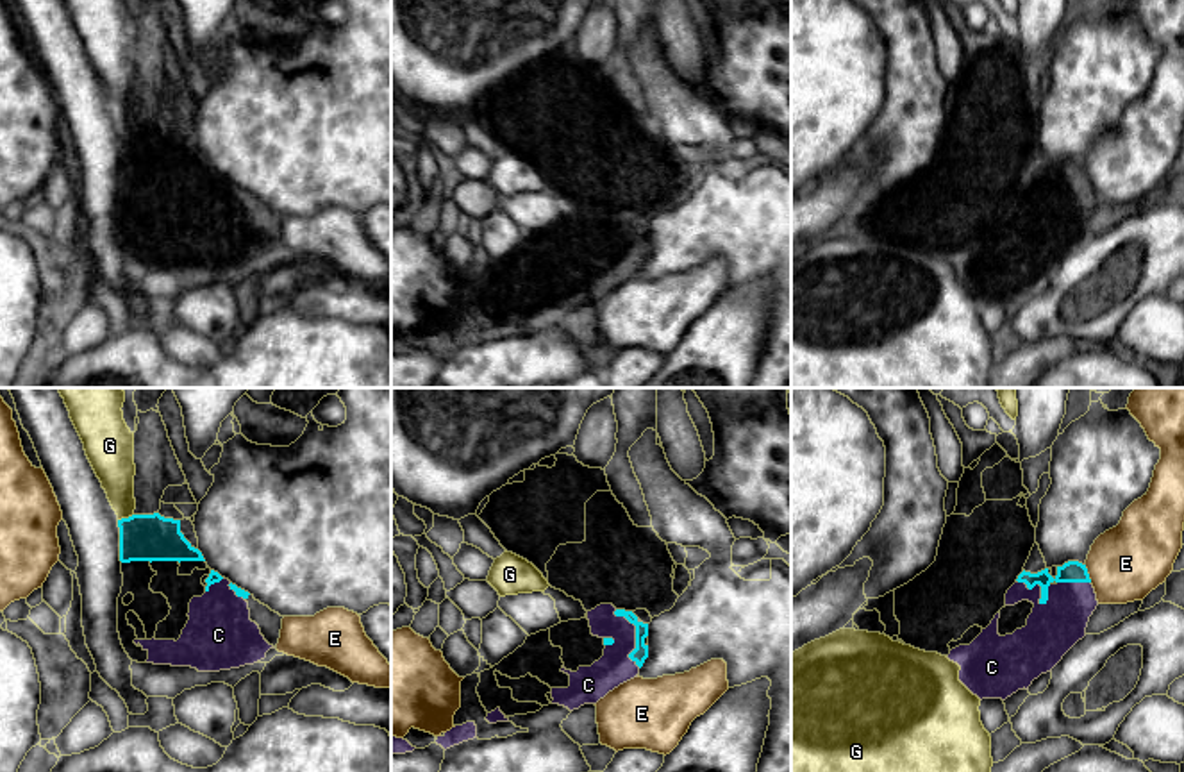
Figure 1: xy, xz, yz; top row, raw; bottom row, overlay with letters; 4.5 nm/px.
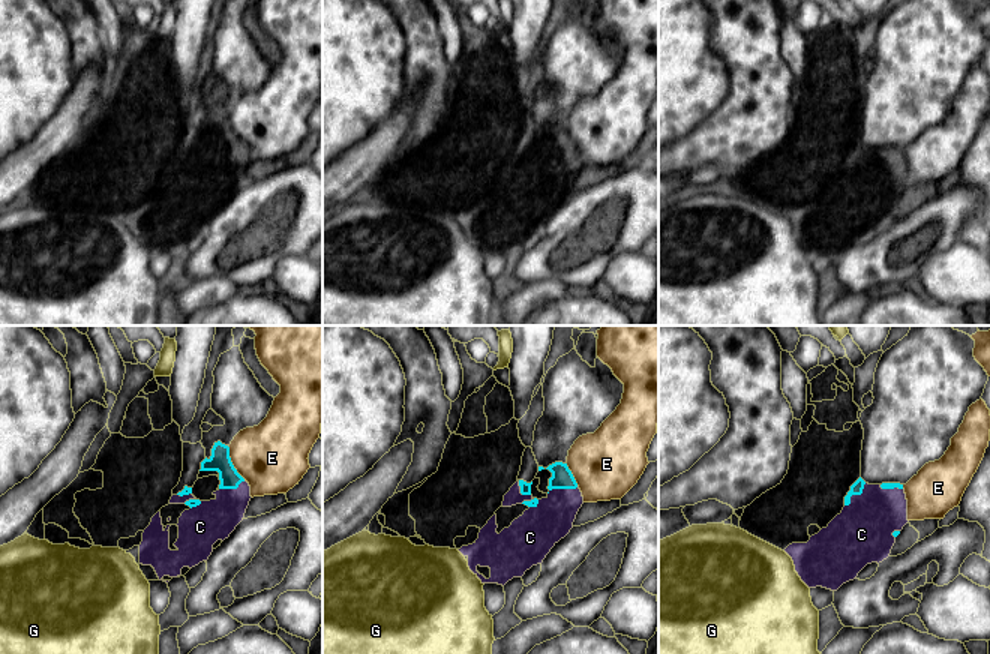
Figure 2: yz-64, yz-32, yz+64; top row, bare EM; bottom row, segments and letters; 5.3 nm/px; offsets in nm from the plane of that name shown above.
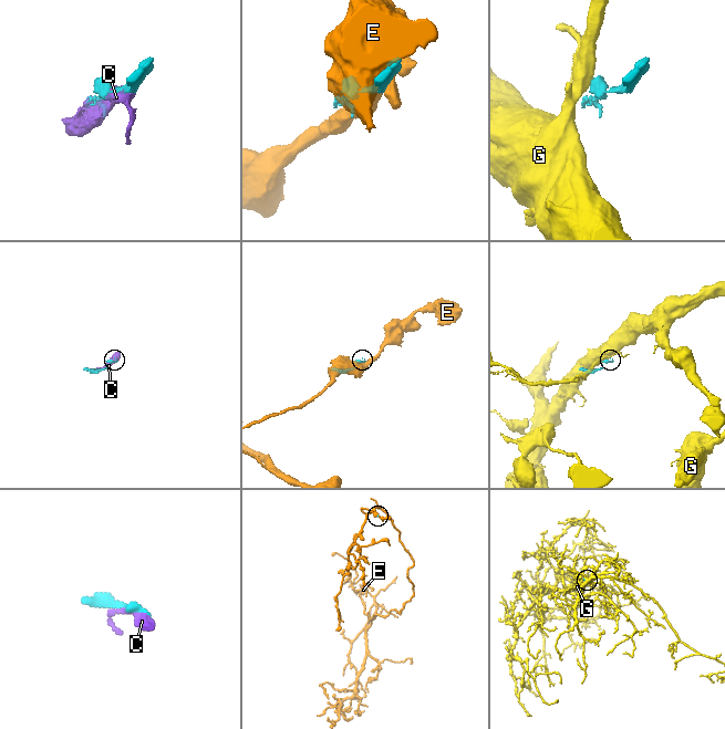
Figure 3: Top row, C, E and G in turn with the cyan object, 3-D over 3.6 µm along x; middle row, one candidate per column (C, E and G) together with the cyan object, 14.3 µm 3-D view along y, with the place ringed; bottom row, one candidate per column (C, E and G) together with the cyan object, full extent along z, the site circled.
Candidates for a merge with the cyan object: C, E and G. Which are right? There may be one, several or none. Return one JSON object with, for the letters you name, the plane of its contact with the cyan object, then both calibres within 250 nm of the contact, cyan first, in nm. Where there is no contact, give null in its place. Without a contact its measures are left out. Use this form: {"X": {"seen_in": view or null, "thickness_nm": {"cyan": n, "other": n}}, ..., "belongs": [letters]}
{"C": {"seen_in": "xz", "thickness_nm": {"cyan": 70, "other": 160}}, "belongs": ["C"]}

